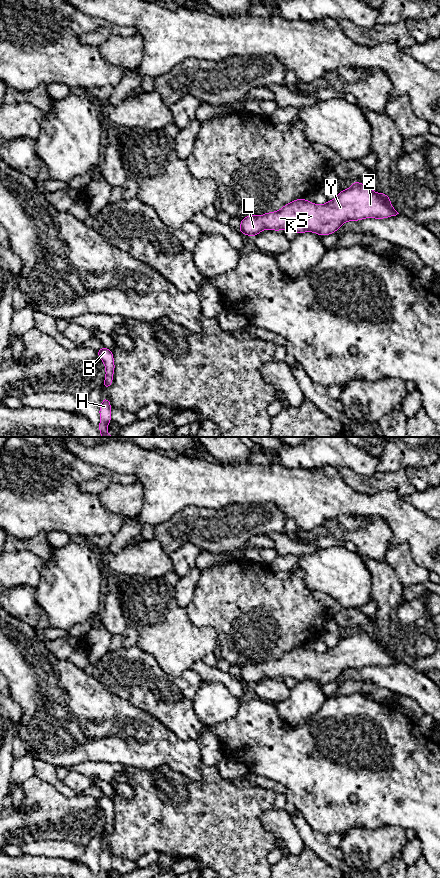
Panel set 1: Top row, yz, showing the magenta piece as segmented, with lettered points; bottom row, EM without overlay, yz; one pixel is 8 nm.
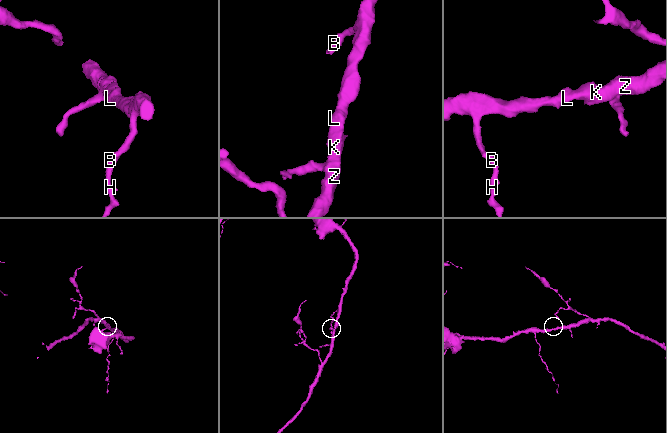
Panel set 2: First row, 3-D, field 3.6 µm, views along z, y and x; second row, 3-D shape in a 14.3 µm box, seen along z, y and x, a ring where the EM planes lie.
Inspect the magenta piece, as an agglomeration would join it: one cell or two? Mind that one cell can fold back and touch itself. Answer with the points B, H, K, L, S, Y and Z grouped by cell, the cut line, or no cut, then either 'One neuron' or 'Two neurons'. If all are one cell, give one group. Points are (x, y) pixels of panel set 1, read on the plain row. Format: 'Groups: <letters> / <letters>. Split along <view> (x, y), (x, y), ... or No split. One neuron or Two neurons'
Groups: B H K L S Y Z. No split. One neuron

